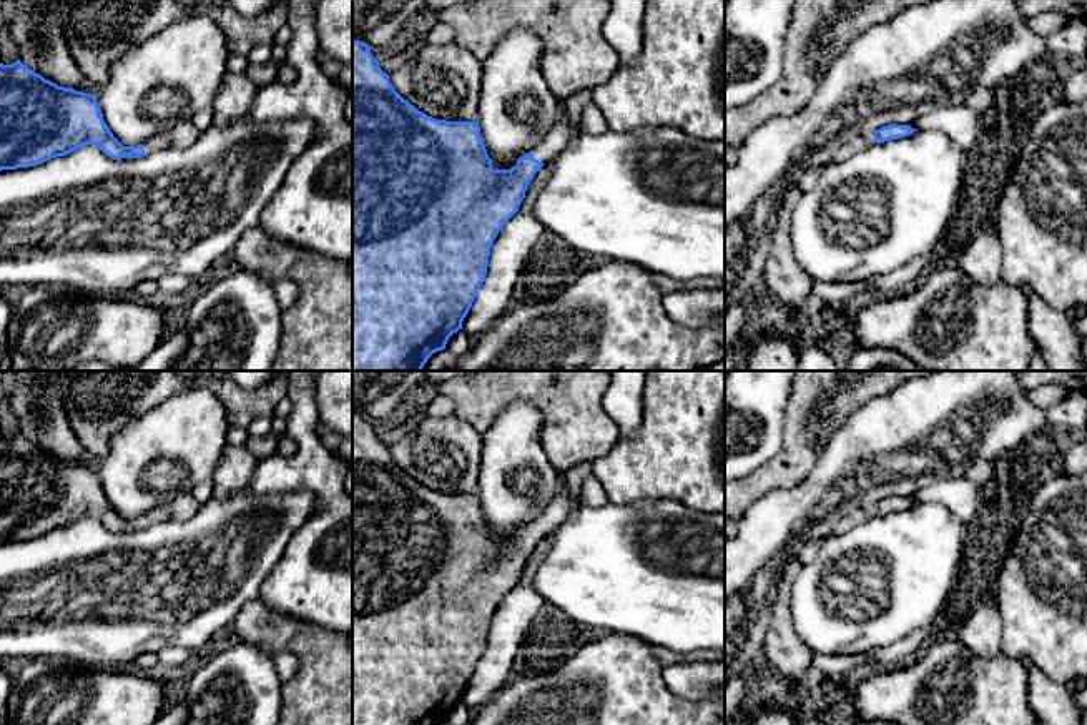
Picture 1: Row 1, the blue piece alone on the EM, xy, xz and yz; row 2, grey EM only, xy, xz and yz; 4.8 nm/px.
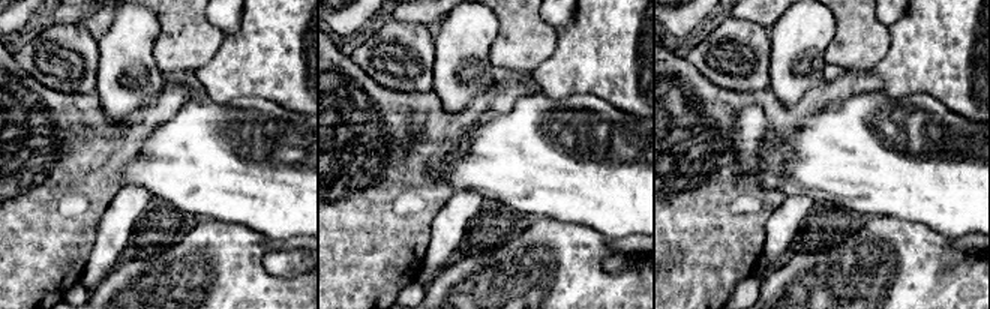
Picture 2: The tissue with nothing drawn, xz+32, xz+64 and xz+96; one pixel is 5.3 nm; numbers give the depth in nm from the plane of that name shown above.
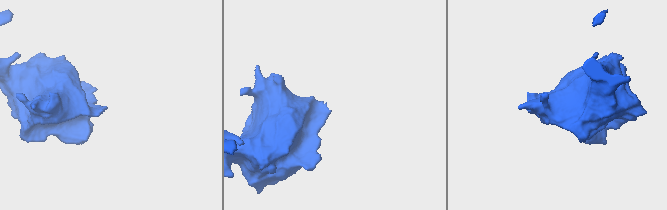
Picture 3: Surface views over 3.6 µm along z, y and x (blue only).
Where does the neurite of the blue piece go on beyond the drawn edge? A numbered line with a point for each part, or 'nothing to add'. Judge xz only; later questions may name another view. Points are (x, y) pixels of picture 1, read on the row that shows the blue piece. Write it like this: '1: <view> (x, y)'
1: xz (550, 143)

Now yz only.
1: yz (863, 142)

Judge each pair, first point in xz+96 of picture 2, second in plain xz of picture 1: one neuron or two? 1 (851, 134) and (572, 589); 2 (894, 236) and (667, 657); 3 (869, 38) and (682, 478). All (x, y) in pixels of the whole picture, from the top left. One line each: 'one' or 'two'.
1: one
2: two
3: two

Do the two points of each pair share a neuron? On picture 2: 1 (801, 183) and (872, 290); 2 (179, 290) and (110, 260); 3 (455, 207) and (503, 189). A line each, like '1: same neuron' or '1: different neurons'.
1: different neurons
2: different neurons
3: different neurons

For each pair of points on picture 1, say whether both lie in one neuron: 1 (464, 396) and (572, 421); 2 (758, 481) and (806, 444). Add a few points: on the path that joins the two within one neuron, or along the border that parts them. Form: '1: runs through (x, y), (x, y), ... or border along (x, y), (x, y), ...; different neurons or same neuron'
1: runs through (491, 389), (541, 389), (545, 394); same neuron
2: runs through (770, 476), (777, 474), (795, 456); same neuron

